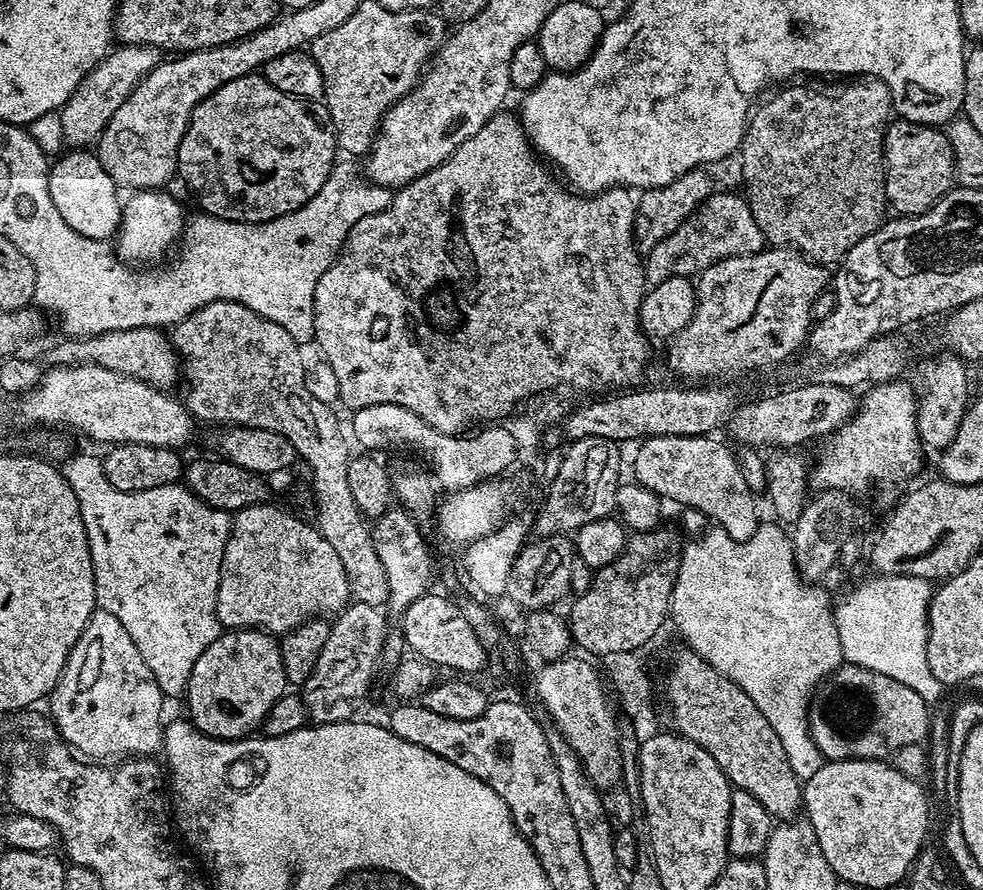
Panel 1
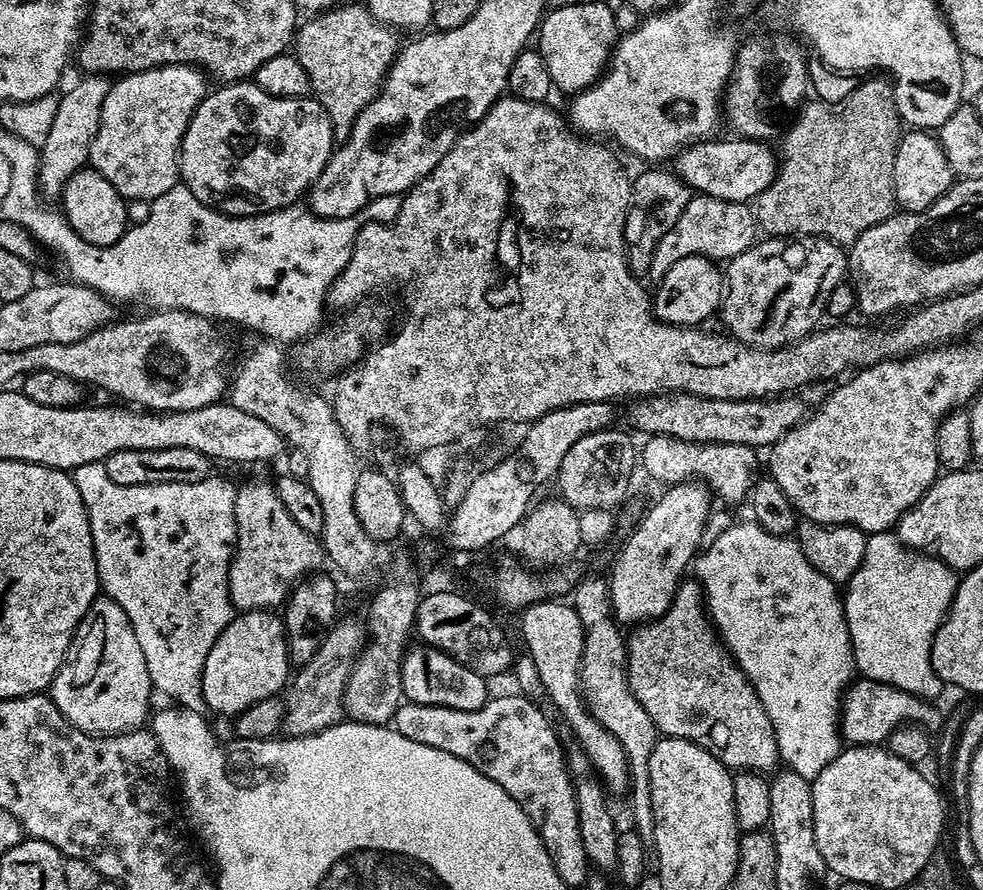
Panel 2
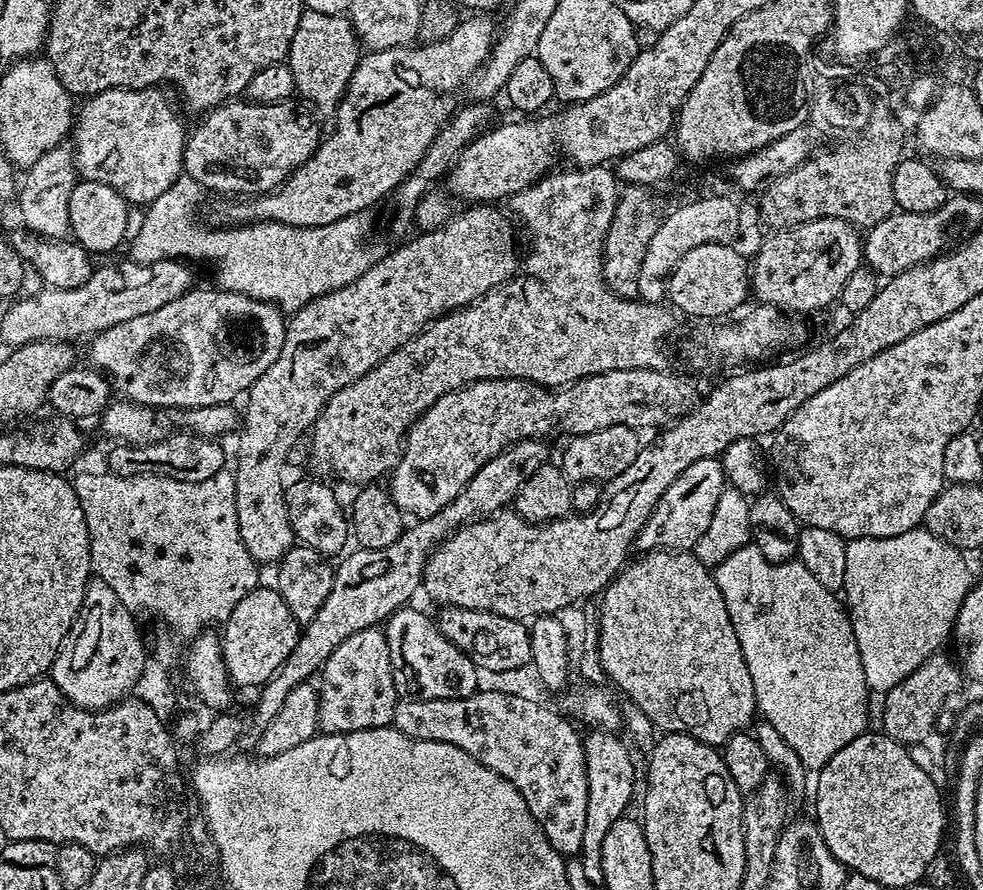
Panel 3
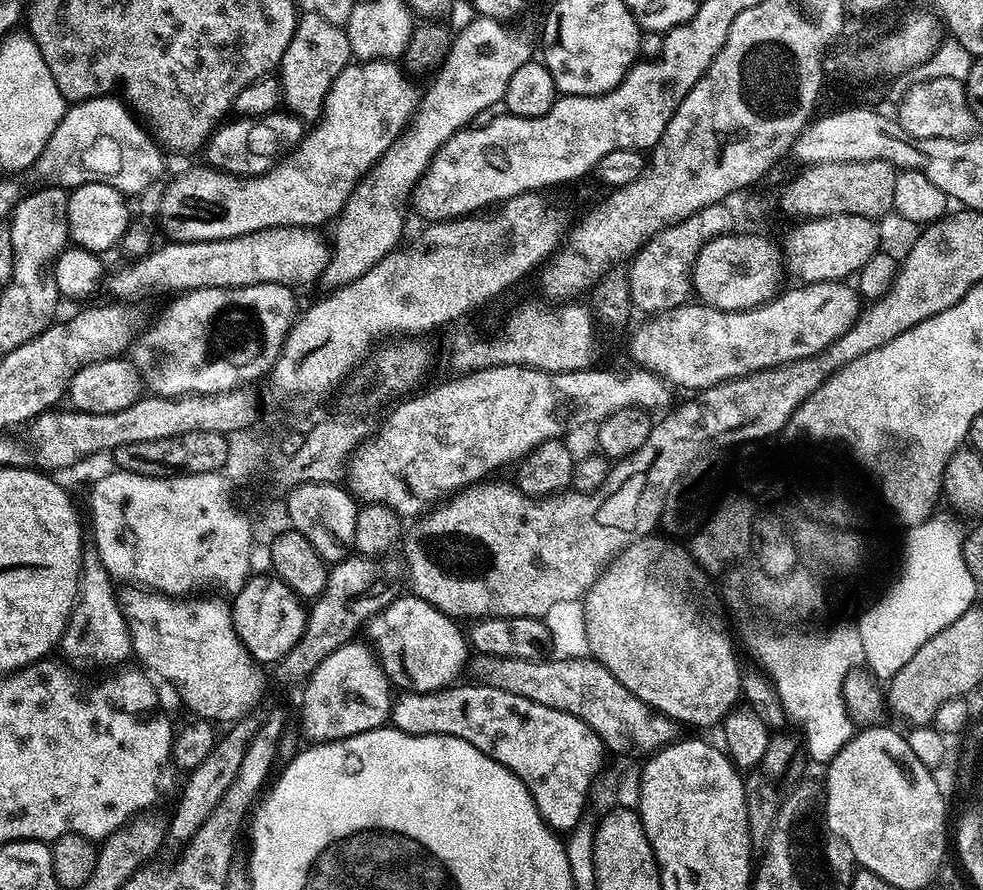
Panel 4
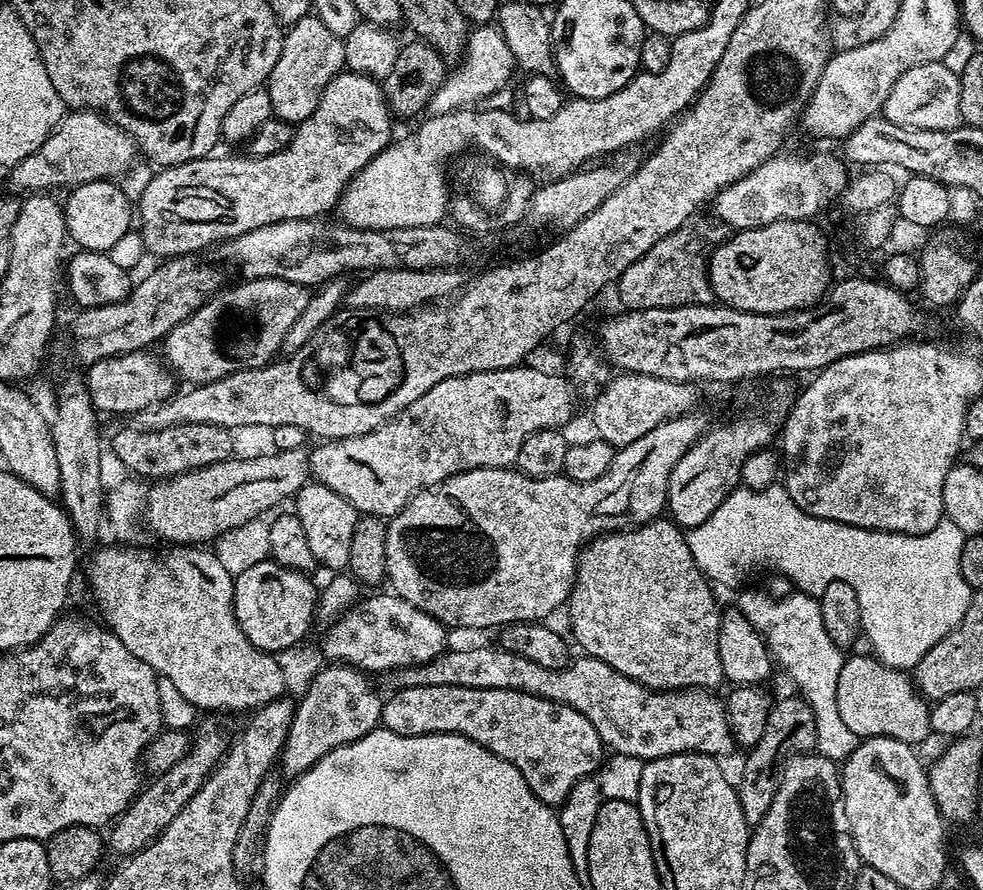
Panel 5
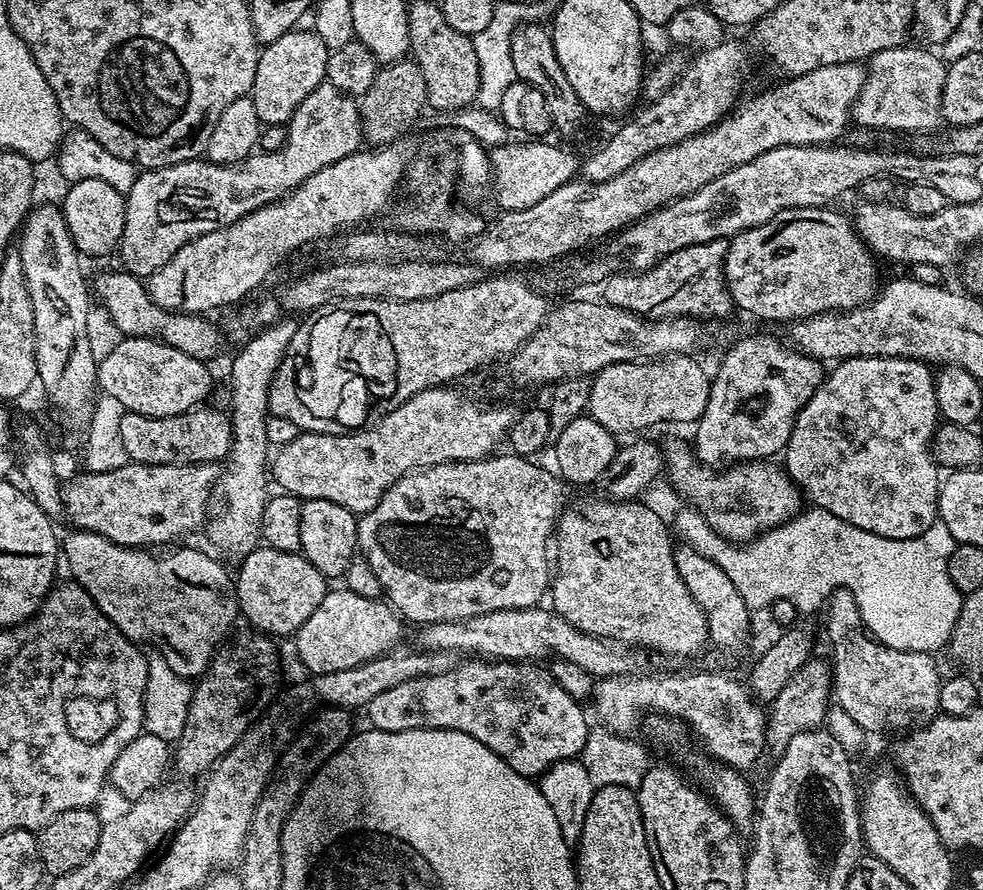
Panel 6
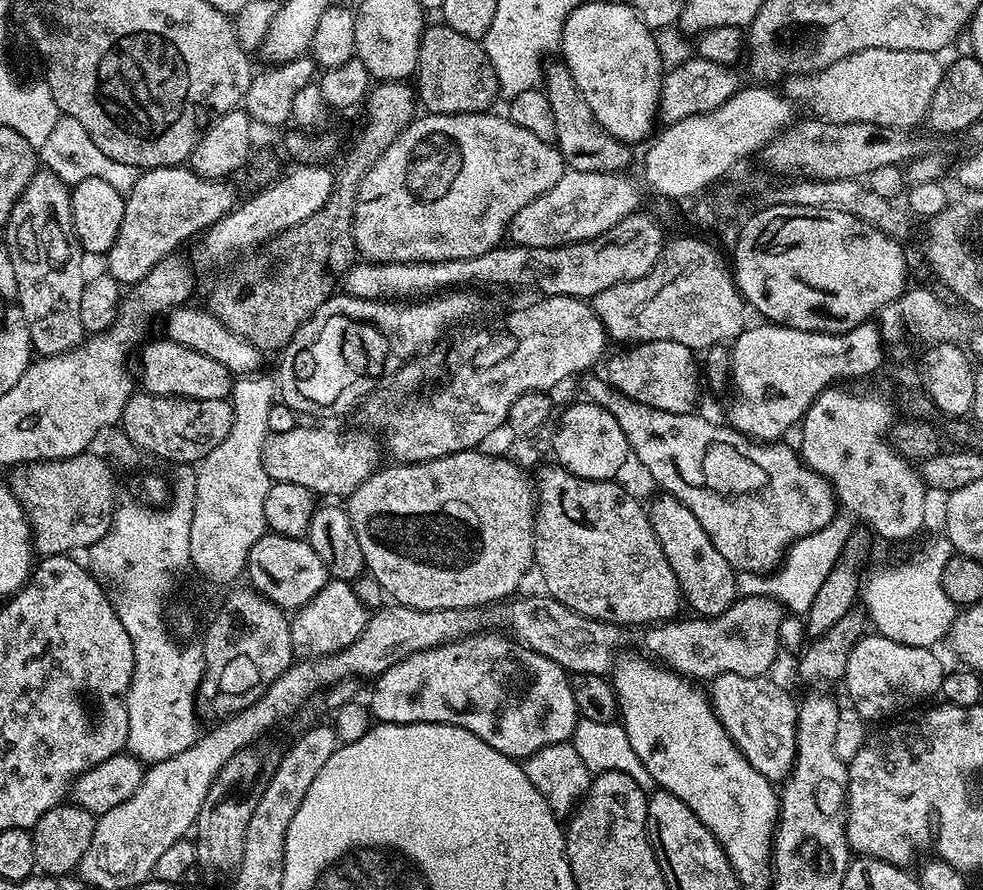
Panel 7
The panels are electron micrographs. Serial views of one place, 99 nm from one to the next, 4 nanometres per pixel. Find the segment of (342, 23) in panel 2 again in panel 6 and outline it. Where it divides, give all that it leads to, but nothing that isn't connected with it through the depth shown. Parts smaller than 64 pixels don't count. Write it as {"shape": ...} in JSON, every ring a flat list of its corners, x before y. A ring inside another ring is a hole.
{"shape":[[293,30,282,34,278,42,263,45,258,58,258,70,254,70,251,97,258,109,261,125,287,125,294,110,302,106,306,96,319,84,325,83,330,50,314,30]]}

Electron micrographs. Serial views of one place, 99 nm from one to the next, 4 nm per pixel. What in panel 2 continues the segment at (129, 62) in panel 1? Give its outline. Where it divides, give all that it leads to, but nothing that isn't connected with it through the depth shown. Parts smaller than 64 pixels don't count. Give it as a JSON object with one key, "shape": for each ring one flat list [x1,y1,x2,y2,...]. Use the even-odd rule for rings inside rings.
{"shape":[[88,74,83,78,85,80,78,81,65,96,59,97,50,134,47,135,45,144,38,148,36,183,41,197,59,197,68,179,89,163,90,146,94,142,94,134,98,134,100,111,102,102,106,102,110,80,104,74]]}

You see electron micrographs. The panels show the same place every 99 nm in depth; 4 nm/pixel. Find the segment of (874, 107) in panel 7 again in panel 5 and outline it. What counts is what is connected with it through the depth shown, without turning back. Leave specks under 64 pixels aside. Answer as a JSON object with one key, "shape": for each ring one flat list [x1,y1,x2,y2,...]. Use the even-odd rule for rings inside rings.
{"shape":[[947,63,923,64,906,70,890,90,884,100,883,119,894,122,894,126,906,126,918,130,942,130,949,132,962,124,962,106,960,105,960,77,957,69,947,68]]}

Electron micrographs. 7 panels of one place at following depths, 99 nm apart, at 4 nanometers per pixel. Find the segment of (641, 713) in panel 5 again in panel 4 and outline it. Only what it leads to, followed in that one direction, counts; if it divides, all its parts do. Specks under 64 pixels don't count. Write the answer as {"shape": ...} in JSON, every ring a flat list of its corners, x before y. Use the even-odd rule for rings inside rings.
{"shape":[[473,655,470,660,471,679,478,684,485,684,498,690,506,690,510,694,518,694,522,698,530,698,530,702,538,702,542,706,550,706,554,710,562,710,574,714,604,744,609,753,612,752,644,752,651,754,673,743,677,739,678,725,668,716,652,711,652,707,643,704,606,666,591,658,578,660,560,660,541,658,539,660,520,660,502,658,501,656]]}

